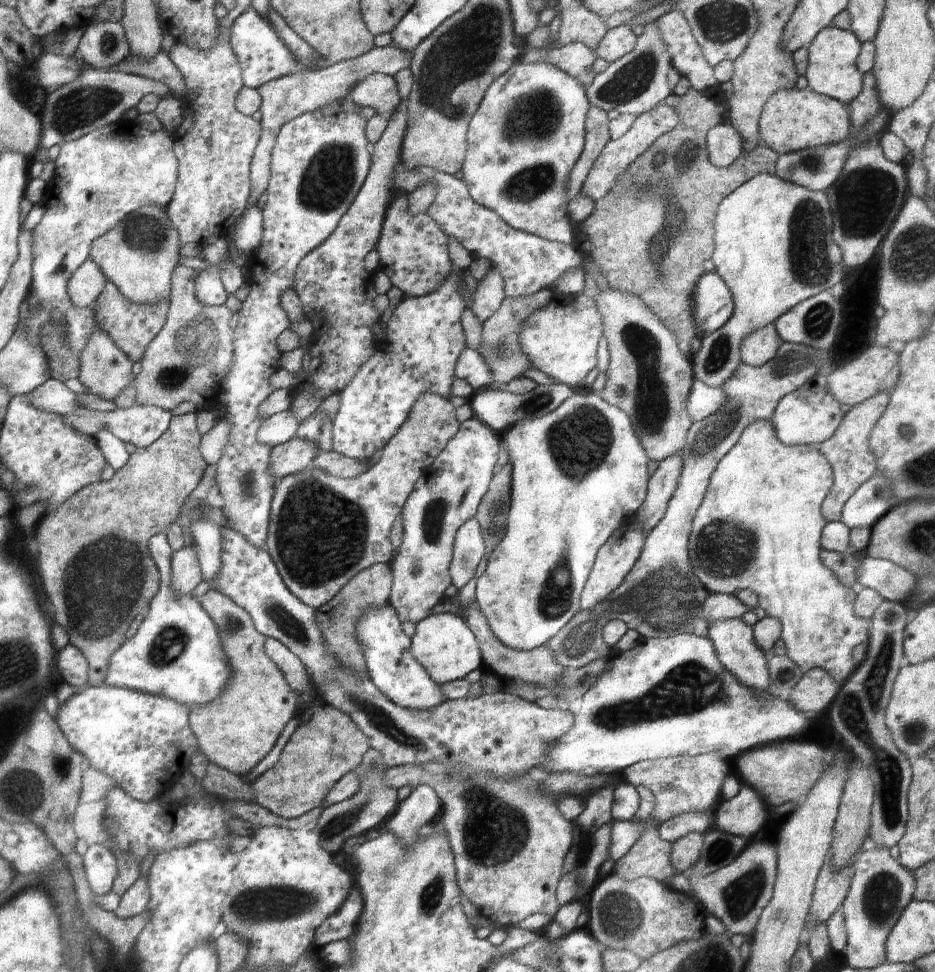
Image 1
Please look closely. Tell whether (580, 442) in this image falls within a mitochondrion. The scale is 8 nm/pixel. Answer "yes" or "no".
yes

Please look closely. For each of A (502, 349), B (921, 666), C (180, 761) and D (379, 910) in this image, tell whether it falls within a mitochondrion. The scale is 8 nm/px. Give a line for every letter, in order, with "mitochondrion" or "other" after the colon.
A: mitochondrion
B: other
C: other
D: other

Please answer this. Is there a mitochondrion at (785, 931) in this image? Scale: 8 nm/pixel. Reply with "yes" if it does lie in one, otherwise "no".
no

